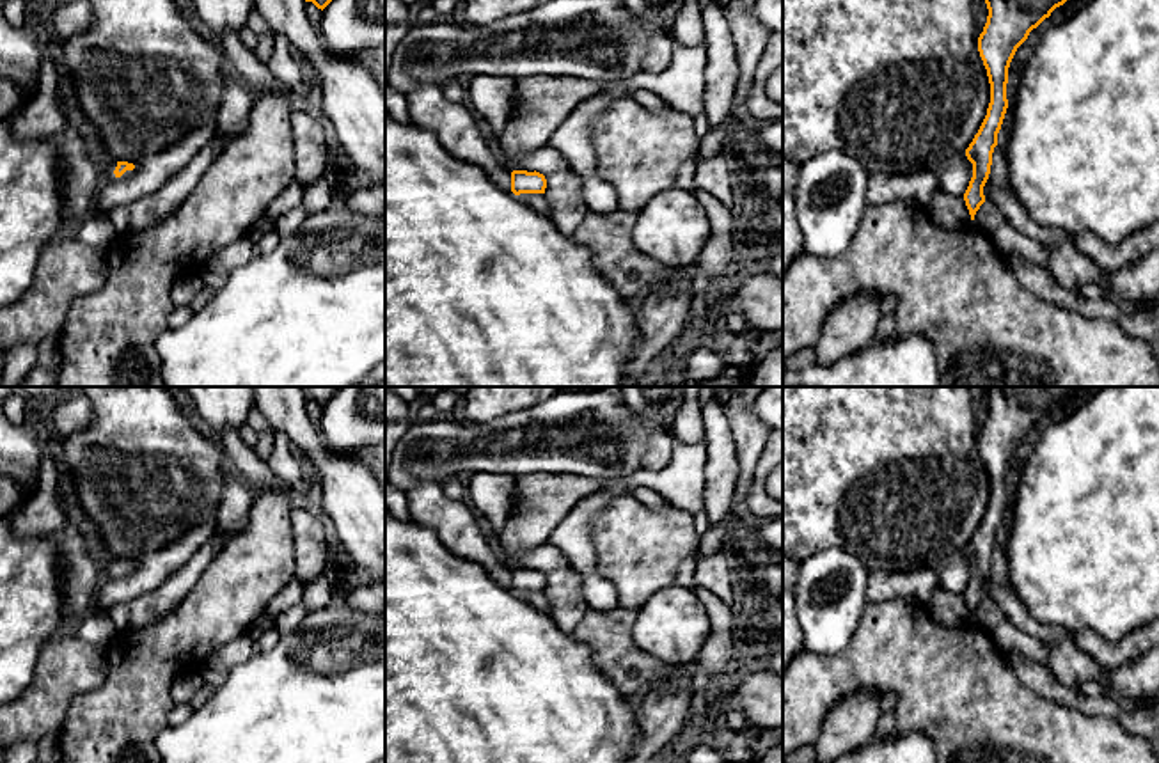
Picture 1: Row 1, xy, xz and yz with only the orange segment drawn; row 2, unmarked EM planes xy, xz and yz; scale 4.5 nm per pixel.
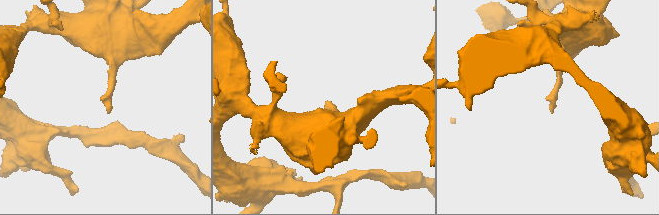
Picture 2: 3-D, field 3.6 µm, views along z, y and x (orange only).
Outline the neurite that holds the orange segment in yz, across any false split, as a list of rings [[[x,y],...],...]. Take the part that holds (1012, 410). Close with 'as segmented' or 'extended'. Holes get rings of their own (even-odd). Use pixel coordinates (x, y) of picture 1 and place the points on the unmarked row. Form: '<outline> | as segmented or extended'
[[[985,387],[987,421],[978,435],[978,449],[990,481],[987,513],[966,547],[973,561],[973,575],[964,591],[971,617],[985,600],[983,584],[990,571],[992,550],[997,543],[1008,497],[1008,465],[1017,445],[1051,410],[1086,387]]] | as segmented

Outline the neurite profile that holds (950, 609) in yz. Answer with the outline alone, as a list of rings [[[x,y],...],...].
[[[942,586],[934,589],[928,612],[944,626],[958,626],[973,619],[964,594],[950,593]]]

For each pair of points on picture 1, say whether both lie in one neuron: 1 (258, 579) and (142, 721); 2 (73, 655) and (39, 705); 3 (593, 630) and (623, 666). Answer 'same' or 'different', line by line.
1: same
2: same
3: same

